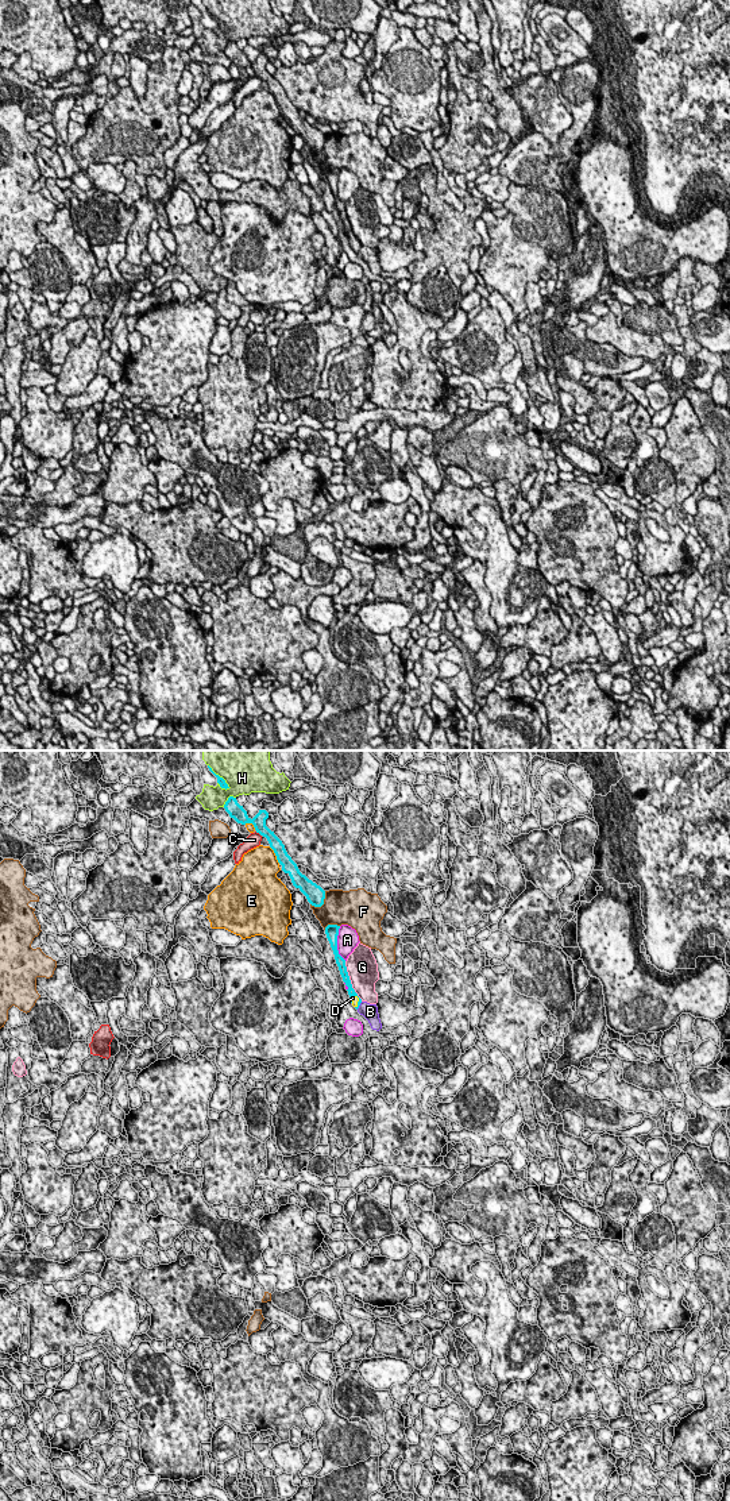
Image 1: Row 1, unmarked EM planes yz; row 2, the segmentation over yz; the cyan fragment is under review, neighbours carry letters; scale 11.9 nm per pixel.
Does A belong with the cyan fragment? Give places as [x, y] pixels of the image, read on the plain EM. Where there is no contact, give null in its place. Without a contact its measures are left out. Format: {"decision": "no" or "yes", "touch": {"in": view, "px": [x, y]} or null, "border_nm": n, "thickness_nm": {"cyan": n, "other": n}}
{"decision": "no", "touch": {"in": "yz", "px": [336, 188]}, "border_nm": 420, "thickness_nm": {"cyan": 160, "other": 260}}

